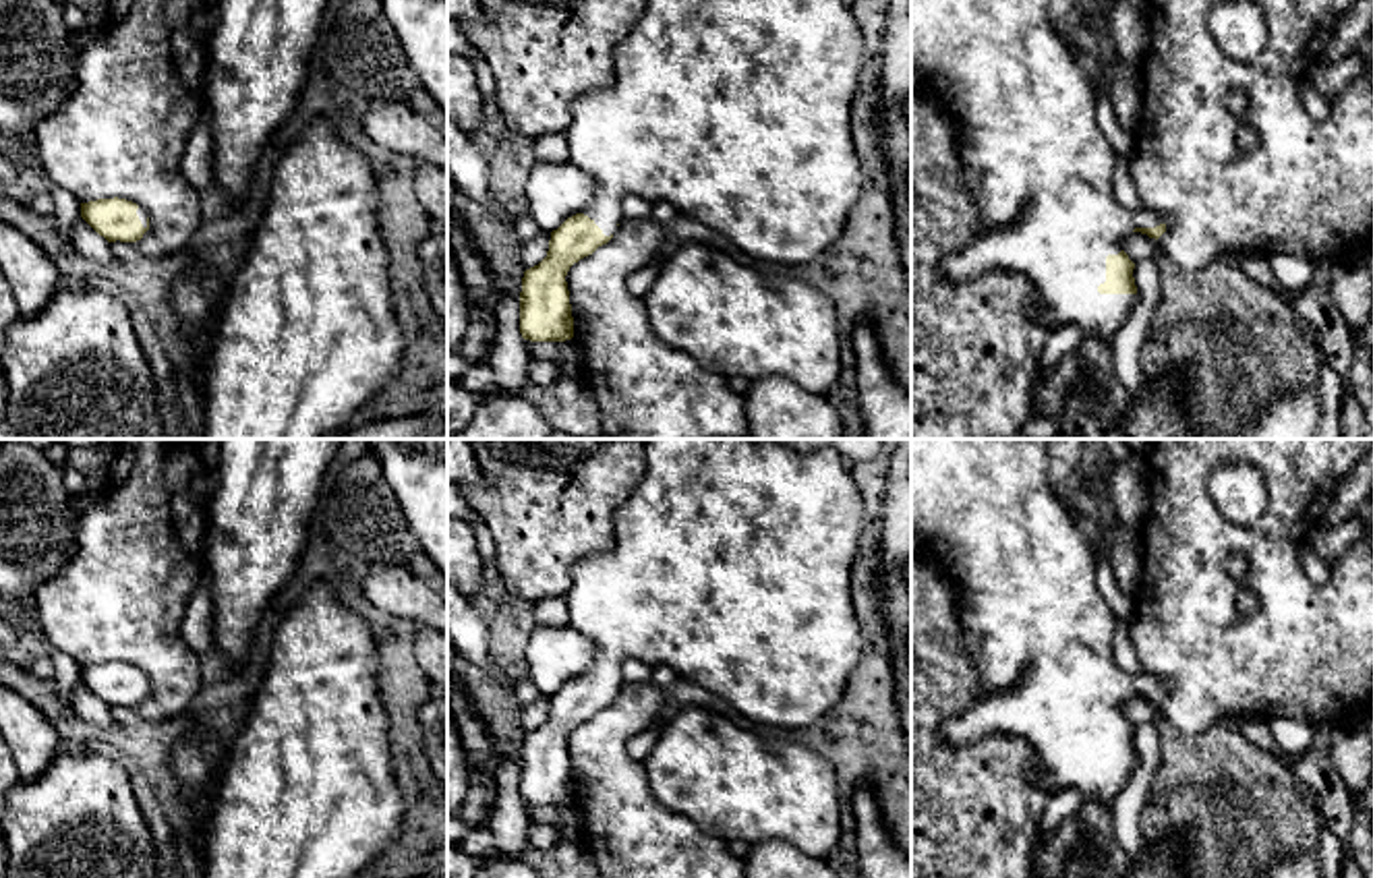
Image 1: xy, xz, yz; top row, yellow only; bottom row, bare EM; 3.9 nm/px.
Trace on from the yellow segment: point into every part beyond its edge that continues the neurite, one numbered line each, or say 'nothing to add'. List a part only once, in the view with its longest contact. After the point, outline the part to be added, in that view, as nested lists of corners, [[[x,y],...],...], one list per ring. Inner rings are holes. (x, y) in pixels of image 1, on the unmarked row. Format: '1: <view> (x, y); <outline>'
1: yz (1042, 638); [[[911,439],[911,547],[919,549],[926,557],[940,561],[955,578],[961,596],[963,640],[982,679],[980,698],[965,712],[946,721],[942,725],[942,735],[951,745],[967,745],[994,733],[1021,737],[1035,754],[1035,781],[1042,783],[1050,793],[1077,789],[1085,801],[1093,799],[1112,810],[1114,797],[1124,789],[1129,777],[1137,768],[1137,758],[1098,756],[1098,750],[1106,745],[1106,721],[1124,714],[1124,700],[1135,692],[1156,692],[1166,687],[1166,681],[1145,671],[1141,675],[1131,675],[1116,665],[1116,617],[1098,590],[1096,538],[1083,534],[1075,518],[1075,507],[1054,493],[1048,470],[1048,439]]]

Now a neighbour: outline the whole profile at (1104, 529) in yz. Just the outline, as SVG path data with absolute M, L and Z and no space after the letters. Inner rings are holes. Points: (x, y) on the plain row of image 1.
M1106 507L1102 520L1096 524L1096 582L1102 598L1114 613L1118 621L1131 623L1135 611L1133 601L1127 598L1116 582L1114 563L1112 563L1112 545L1114 545L1114 518Z

